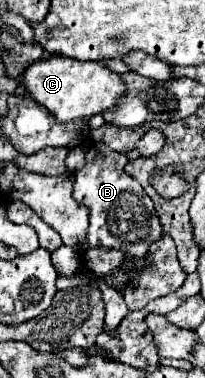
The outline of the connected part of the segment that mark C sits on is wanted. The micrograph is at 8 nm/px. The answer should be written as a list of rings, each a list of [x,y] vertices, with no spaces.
[[[52,54],[46,60],[42,58],[28,64],[28,68],[20,74],[18,84],[34,102],[44,106],[56,118],[56,122],[70,122],[78,118],[88,120],[94,114],[102,114],[106,108],[112,108],[126,90],[120,74],[110,72],[104,64],[66,58],[60,54]]]

